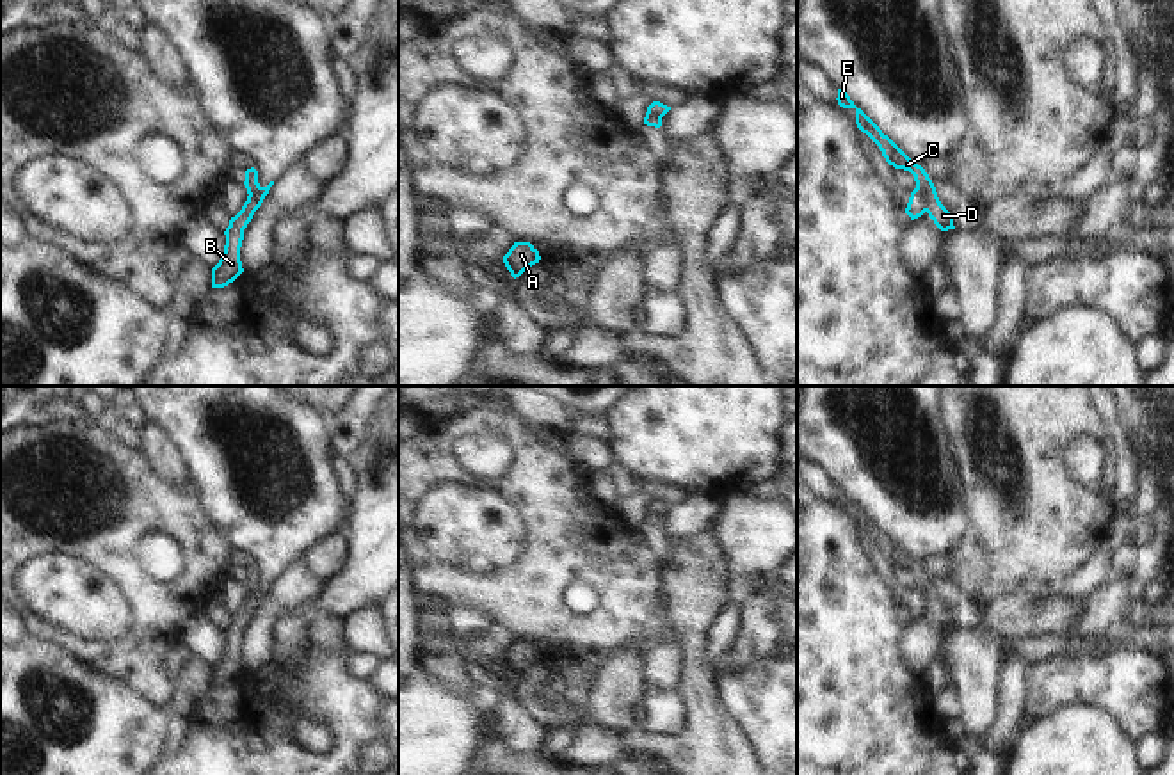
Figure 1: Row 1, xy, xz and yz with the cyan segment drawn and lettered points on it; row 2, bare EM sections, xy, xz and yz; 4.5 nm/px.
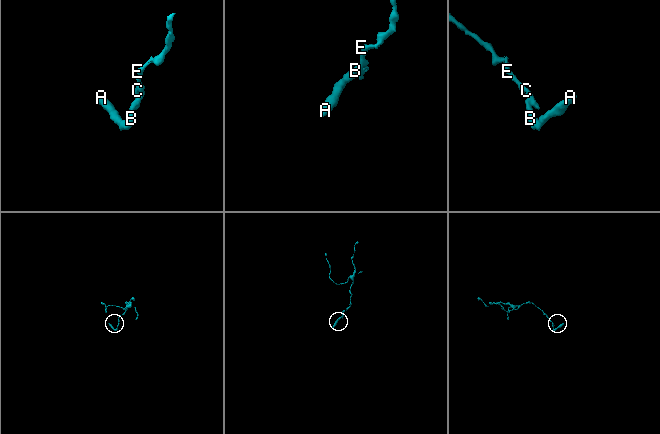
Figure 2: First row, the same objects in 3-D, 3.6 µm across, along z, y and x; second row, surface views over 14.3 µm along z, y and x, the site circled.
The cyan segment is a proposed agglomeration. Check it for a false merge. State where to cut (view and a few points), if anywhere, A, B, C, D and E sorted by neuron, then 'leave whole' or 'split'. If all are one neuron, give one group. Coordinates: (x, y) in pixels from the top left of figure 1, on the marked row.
yz (916, 185), (924, 196), (925, 210) | A B / C D E | split

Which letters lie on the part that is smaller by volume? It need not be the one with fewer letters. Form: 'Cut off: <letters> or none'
Cut off: A, B

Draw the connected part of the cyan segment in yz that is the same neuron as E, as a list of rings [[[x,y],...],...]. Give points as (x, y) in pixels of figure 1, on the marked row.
[[[838,89],[836,100],[840,107],[856,110],[857,128],[879,146],[882,156],[889,165],[895,169],[909,171],[914,176],[916,187],[925,196],[925,212],[934,220],[934,224],[941,231],[955,229],[953,215],[941,204],[936,187],[925,169],[914,164],[888,135],[884,135],[882,130],[861,108],[854,105],[843,89]]]

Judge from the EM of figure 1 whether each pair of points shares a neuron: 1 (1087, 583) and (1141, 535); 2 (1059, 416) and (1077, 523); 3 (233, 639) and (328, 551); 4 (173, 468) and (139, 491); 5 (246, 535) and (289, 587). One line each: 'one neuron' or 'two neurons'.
1: two neurons
2: one neuron
3: two neurons
4: two neurons
5: two neurons

